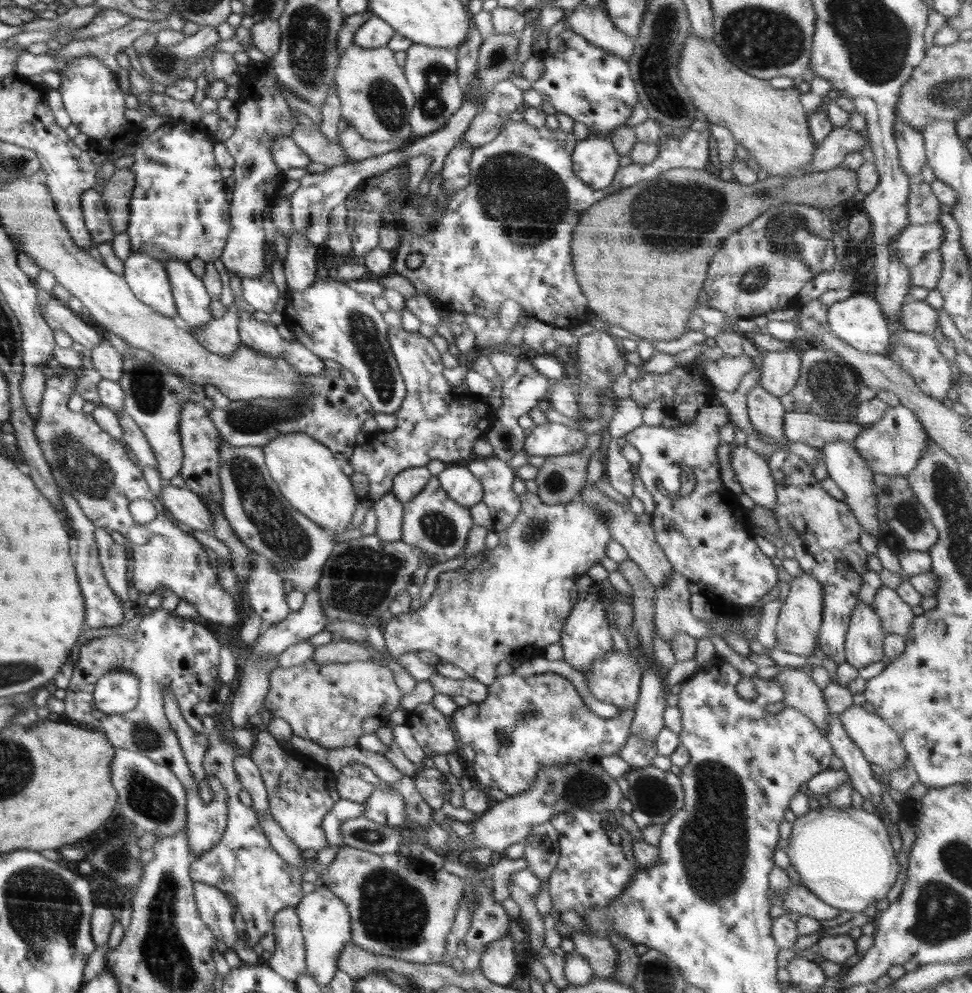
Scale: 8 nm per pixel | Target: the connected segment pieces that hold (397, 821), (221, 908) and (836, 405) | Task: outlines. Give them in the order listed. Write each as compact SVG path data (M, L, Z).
M386 788L384 792L380 789L373 790L365 802L361 817L380 824L390 825L395 829L410 827L404 815L406 800L402 802L402 796L392 794L390 788Z
M193 881L193 886L194 900L202 922L210 928L215 938L222 940L229 951L233 951L233 947L239 946L238 933L236 932L233 919L234 904L232 901L228 901L226 894L216 887L198 881Z
M812 346L812 348L803 352L801 361L802 364L800 364L798 380L795 382L790 392L779 398L785 413L811 412L820 415L820 417L827 421L848 422L854 420L858 405L868 399L876 397L876 391L872 388L868 388L868 386L862 382L858 370L848 364L844 358L840 358L836 353Z

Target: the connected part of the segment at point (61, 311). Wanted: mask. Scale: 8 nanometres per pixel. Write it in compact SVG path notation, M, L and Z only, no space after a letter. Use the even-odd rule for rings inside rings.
M55 296L40 303L39 313L53 333L63 331L73 342L84 346L87 352L100 345L101 338L93 328L93 321L75 313Z

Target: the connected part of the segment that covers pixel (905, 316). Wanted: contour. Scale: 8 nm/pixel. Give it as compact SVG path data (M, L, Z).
M925 300L902 303L902 307L898 309L898 318L905 331L942 338L939 334L938 310L932 308Z

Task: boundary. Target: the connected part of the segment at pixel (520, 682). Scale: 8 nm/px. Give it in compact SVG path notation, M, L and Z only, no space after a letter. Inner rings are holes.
M514 673L500 675L487 690L484 701L459 707L449 719L459 744L470 746L476 753L471 764L473 780L487 788L500 788L507 796L530 790L538 772L546 766L575 764L588 757L601 760L606 756L617 755L630 736L629 730L635 716L635 708L620 708L620 714L608 720L596 716L586 708L572 683L562 675L553 673L532 675L529 678Z

